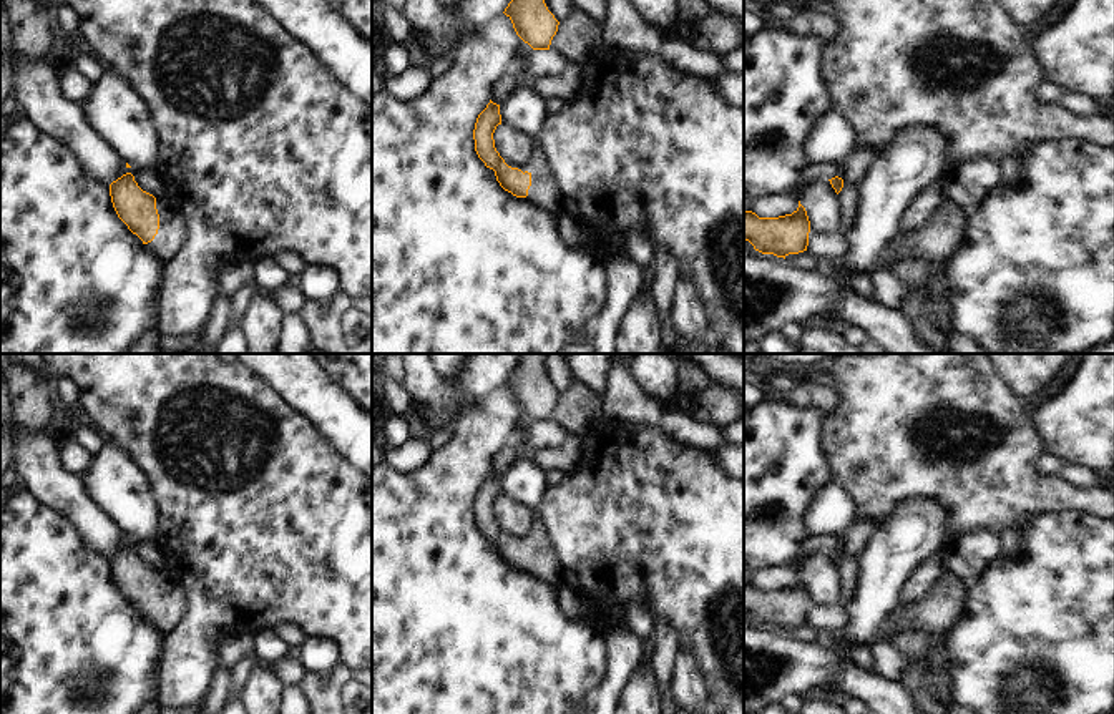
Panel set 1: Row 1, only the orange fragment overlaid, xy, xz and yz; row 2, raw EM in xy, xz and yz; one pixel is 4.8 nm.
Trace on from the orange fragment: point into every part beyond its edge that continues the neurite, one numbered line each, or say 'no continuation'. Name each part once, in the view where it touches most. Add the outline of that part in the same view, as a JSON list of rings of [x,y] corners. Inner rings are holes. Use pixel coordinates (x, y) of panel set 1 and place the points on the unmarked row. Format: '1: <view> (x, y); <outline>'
1: xy (170, 608); [[[156,570],[159,601],[146,618],[163,634],[171,631],[184,613],[186,598],[183,588],[163,570]]]

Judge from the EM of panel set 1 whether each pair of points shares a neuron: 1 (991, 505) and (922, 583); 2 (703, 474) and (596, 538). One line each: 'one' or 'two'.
1: two
2: one

